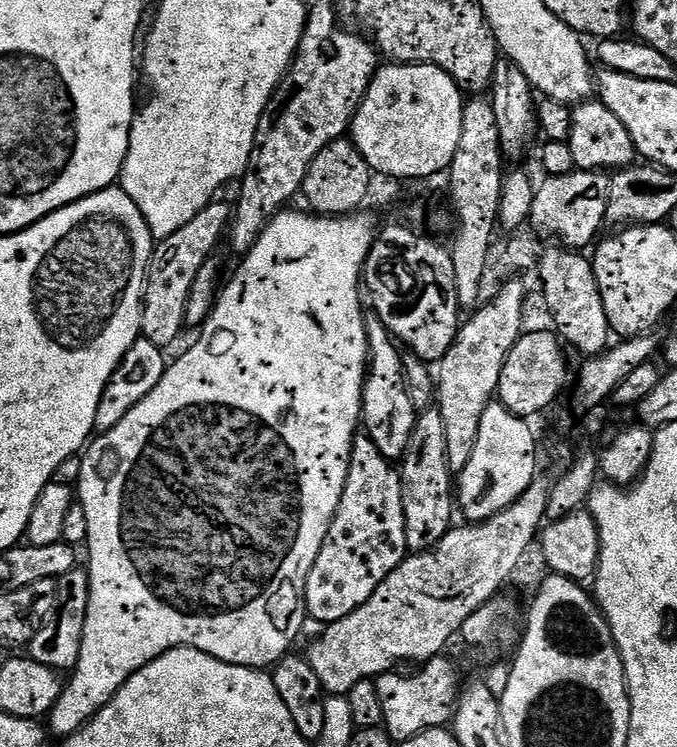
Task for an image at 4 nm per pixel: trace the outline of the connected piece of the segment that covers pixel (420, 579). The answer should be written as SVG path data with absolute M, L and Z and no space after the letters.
M543 478L533 480L532 485L506 510L494 514L494 518L484 520L481 524L465 523L465 528L453 526L435 548L426 552L417 552L405 556L374 594L354 614L342 618L338 622L327 625L324 632L306 651L308 665L318 674L318 682L322 682L325 693L332 696L347 697L348 692L358 682L383 676L393 671L403 660L420 660L427 662L445 651L444 647L452 640L452 635L459 633L464 627L466 618L474 614L474 610L490 602L501 591L500 588L516 572L516 567L524 560L528 547L535 545L538 533L546 520L546 506L550 491L549 481Z

